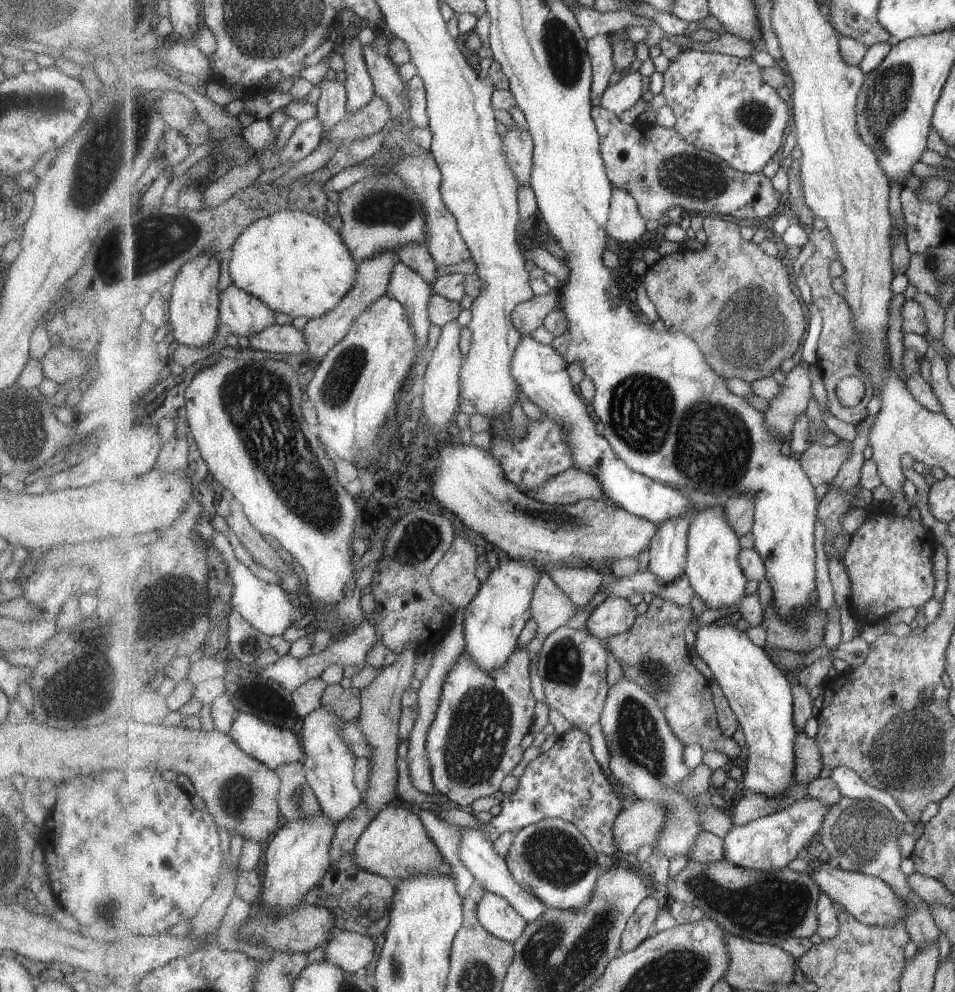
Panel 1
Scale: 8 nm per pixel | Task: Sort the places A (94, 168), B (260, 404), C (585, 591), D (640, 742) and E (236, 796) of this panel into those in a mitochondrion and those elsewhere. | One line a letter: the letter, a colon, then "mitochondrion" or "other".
A: mitochondrion
B: mitochondrion
C: other
D: mitochondrion
E: mitochondrion

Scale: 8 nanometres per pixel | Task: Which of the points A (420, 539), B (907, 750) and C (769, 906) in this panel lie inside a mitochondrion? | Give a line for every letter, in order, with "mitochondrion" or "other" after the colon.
A: mitochondrion
B: mitochondrion
C: mitochondrion

